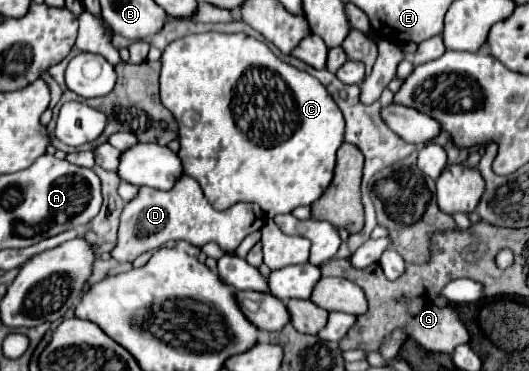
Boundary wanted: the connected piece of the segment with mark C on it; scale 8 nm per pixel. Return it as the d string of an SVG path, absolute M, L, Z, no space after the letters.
M245 33L187 35L187 37L177 39L171 45L167 45L167 49L163 51L161 63L163 63L163 69L161 69L161 103L175 115L177 125L179 125L179 143L181 143L179 157L183 161L185 175L199 181L205 197L209 199L209 203L217 211L229 209L231 205L241 203L241 201L249 201L249 203L257 203L269 217L275 217L279 213L291 213L295 207L311 205L327 191L327 187L331 185L333 175L335 175L337 149L345 141L345 119L343 119L337 103L333 103L327 89L313 75L309 75L307 71L299 71L297 67L281 61L263 41L249 37Z

